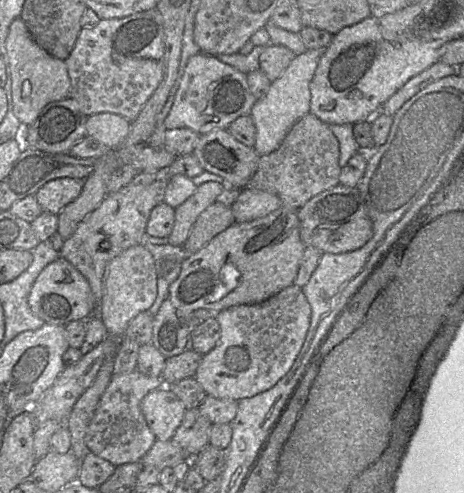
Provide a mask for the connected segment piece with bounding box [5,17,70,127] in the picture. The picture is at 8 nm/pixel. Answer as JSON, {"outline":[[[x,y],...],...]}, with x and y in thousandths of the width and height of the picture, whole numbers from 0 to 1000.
{"outline":[[[45,34],[22,51],[11,91],[26,158],[28,227],[50,258],[58,258],[101,211],[151,195],[144,134],[140,122],[110,114],[73,83]]]}

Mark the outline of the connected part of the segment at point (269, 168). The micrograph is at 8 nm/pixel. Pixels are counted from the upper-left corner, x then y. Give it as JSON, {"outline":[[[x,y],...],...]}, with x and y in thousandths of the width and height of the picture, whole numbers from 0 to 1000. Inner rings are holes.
{"outline":[[[664,227],[629,254],[595,304],[560,316],[554,345],[532,379],[588,391],[606,404],[608,416],[640,426],[675,398],[731,373],[737,341],[731,333],[731,314],[731,290],[711,256]]]}

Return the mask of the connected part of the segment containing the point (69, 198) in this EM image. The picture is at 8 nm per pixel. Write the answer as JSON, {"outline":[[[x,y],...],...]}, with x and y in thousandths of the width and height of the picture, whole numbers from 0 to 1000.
{"outline":[[[123,361],[95,373],[75,391],[75,400],[93,430],[125,436],[172,396],[181,371],[181,363]]]}

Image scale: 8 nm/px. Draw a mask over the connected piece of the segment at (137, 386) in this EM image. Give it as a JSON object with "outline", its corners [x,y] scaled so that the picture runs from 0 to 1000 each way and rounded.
{"outline":[[[295,748],[244,759],[183,882],[192,915],[248,945],[304,935],[338,892],[306,838],[304,815],[319,797],[351,781],[349,765],[317,763]]]}

